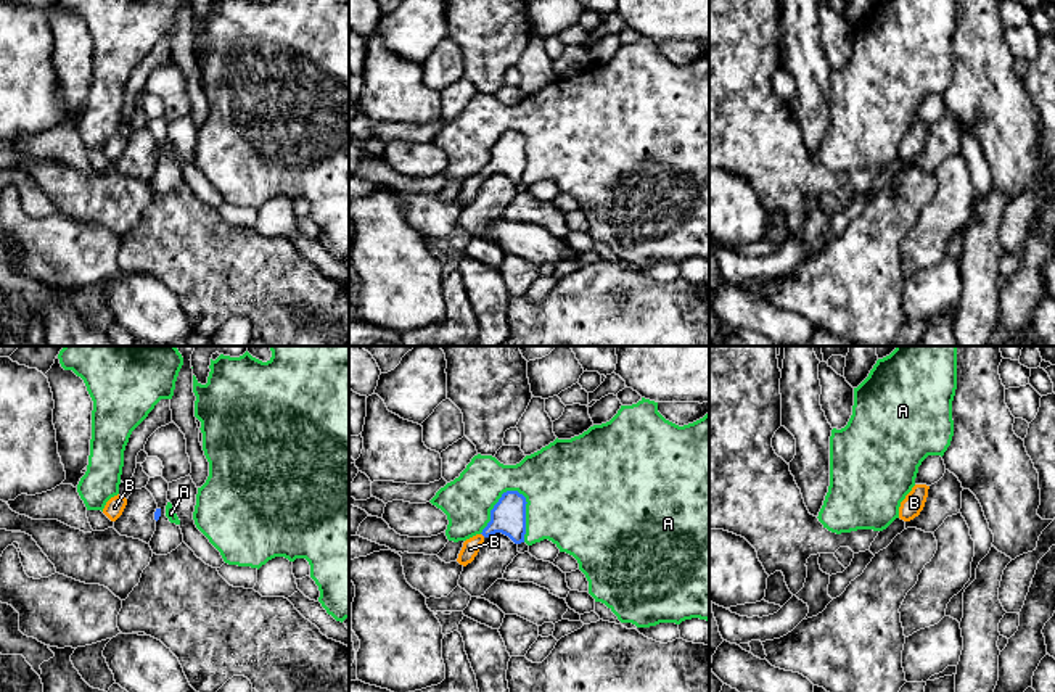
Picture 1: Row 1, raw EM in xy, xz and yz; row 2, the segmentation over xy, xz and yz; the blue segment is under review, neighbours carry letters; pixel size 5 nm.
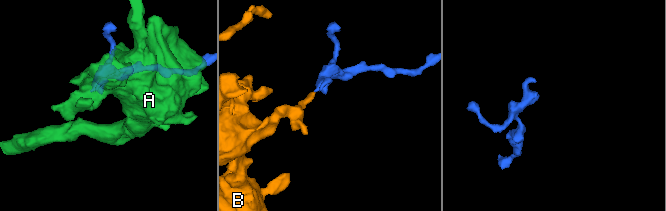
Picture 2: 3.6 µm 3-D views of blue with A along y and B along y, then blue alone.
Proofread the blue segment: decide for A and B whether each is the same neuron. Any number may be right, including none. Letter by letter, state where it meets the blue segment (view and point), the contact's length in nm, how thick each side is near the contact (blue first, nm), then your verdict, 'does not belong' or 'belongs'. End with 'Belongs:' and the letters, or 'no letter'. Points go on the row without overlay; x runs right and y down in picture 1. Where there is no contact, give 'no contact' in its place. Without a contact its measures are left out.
A: meets blue in xz at (497, 142); contact 300 nm long; 180 nm thick on the blue side, 260 nm on the other; does not belong
B: meets blue in xz at (483, 174); contact 30 nm long; 180 nm thick on the blue side, 90 nm on the other; belongs
Belongs: B

